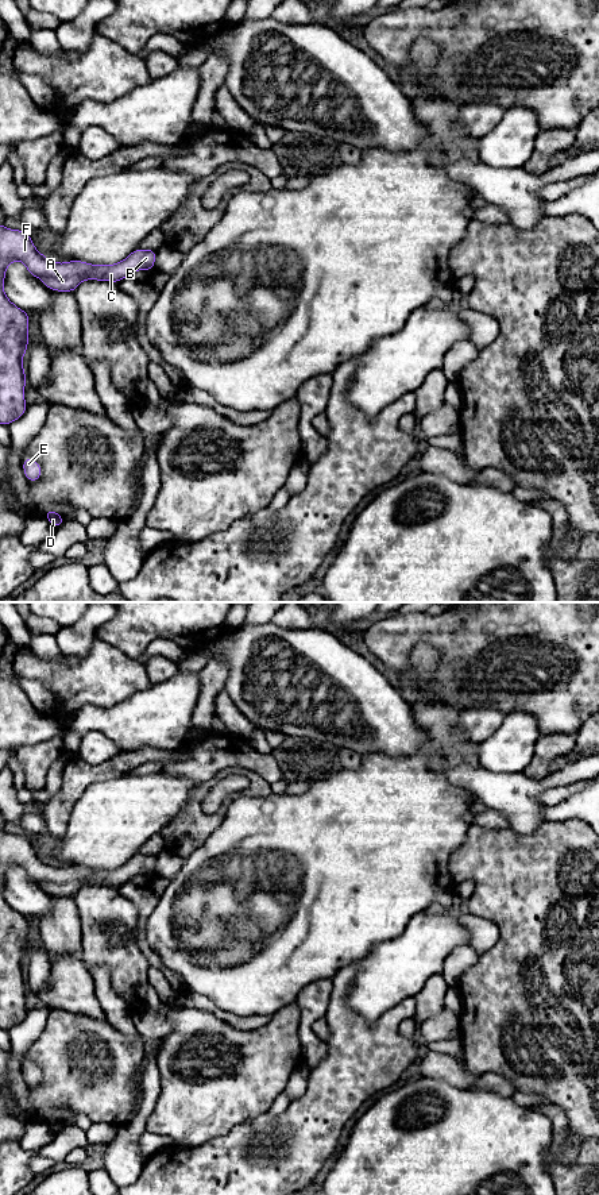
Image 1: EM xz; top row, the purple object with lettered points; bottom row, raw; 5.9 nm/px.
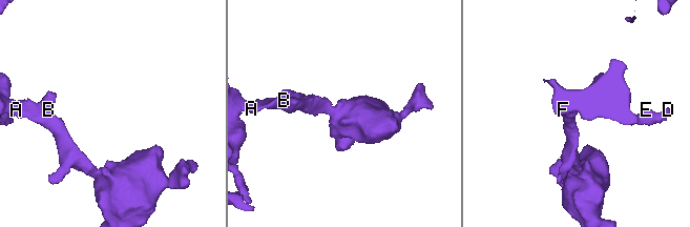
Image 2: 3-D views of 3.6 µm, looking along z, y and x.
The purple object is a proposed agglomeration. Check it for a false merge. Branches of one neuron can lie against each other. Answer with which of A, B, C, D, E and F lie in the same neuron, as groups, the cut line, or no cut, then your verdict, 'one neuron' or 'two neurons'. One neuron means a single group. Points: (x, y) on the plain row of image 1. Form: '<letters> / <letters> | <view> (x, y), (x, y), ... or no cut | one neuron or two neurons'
A B C D E F | no cut | one neuron

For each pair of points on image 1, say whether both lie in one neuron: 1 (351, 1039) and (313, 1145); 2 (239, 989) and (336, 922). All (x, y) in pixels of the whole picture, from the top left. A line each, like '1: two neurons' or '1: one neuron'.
1: one neuron
2: one neuron

